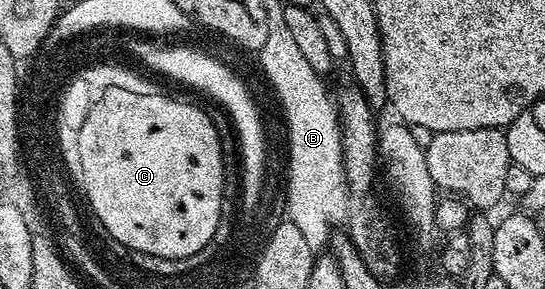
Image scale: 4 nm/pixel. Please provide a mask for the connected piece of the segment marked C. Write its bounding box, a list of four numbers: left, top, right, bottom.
[80,90,224,259]

